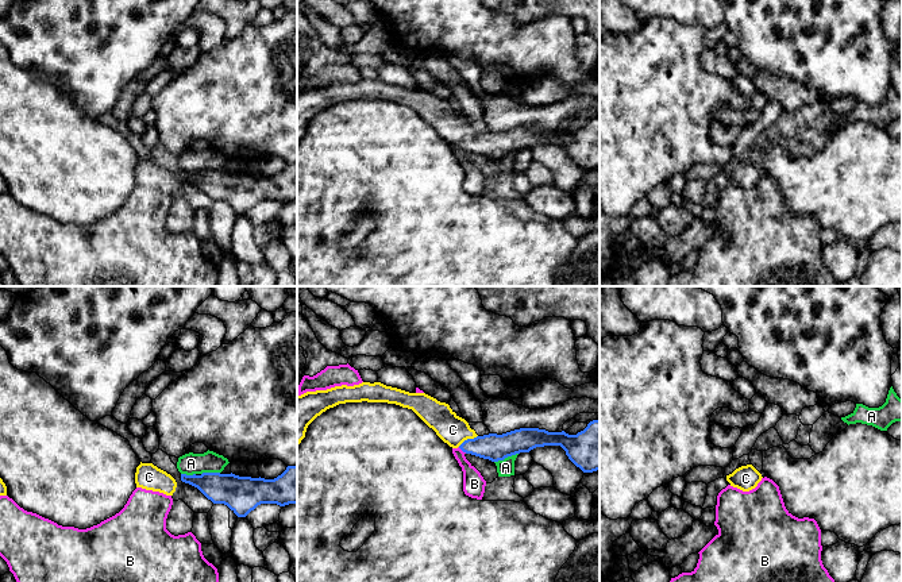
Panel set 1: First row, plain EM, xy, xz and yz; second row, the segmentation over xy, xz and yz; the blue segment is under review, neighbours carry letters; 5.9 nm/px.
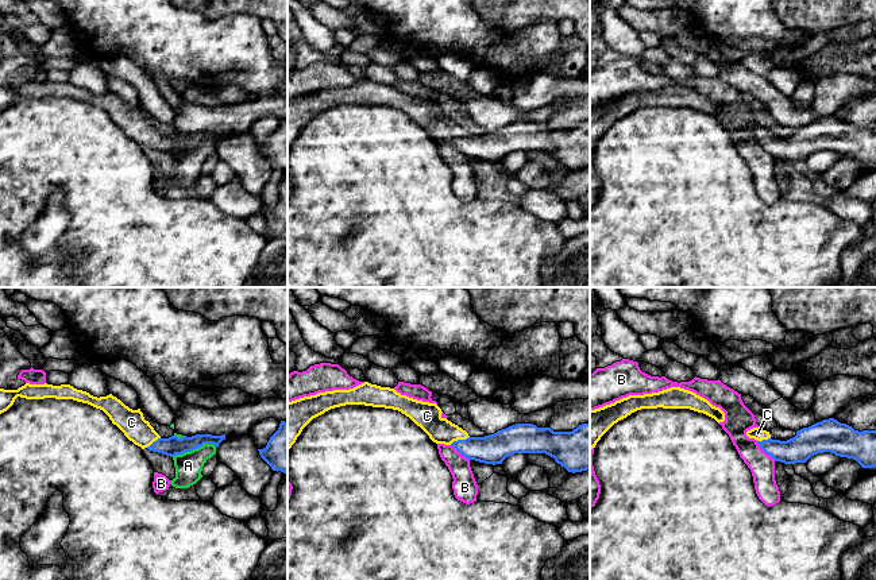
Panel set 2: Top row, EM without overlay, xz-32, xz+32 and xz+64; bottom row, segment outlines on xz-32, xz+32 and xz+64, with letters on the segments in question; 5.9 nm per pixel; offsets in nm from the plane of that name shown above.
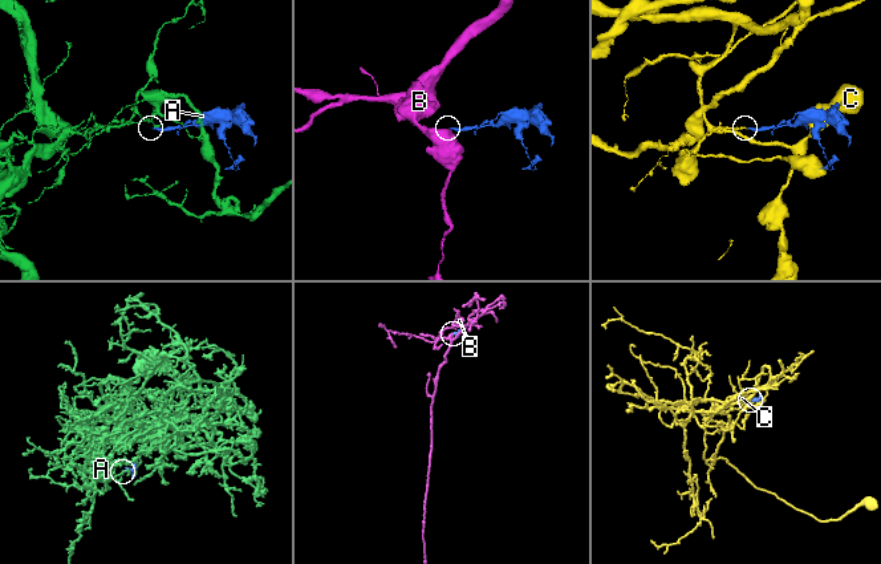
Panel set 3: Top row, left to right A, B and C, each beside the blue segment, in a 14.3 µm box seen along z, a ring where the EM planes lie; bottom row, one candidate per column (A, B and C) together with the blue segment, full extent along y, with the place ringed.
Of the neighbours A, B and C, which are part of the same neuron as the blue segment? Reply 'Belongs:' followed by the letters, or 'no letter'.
Belongs: C

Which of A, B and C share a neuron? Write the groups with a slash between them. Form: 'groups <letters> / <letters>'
groups A / B / C

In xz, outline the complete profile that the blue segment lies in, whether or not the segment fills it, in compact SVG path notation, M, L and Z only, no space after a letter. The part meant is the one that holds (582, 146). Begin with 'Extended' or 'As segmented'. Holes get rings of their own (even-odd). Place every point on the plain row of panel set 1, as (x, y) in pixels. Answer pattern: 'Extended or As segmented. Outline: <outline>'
Extended. Outline: M381 80L342 82L297 93L297 143L305 135L308 123L323 109L339 101L362 99L388 100L412 107L450 144L459 144L466 151L492 159L529 150L536 144L560 143L568 157L583 170L600 167L600 117L590 119L577 132L568 132L564 128L520 126L502 132L478 134L448 101L425 90L409 90Z

